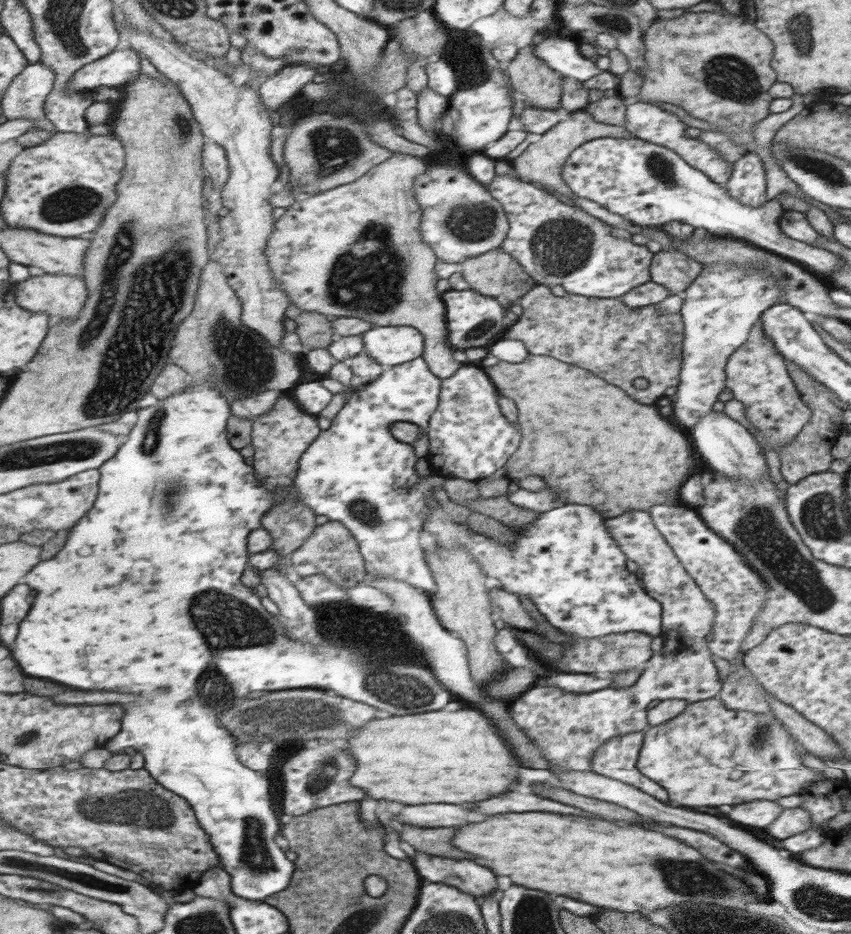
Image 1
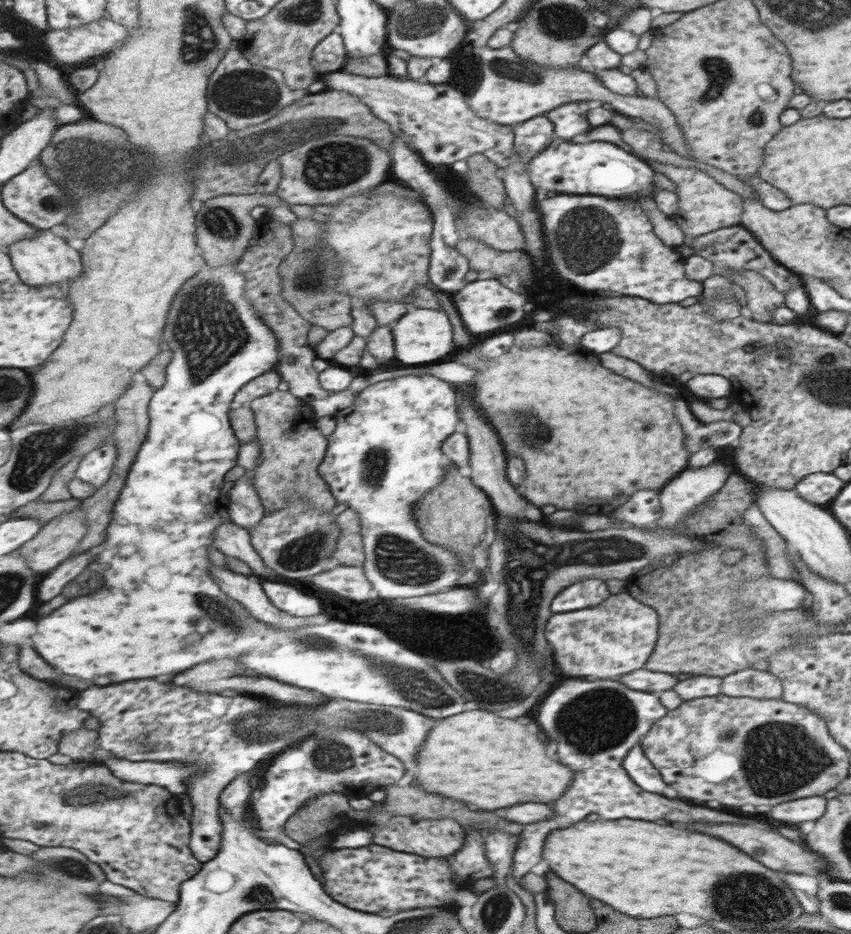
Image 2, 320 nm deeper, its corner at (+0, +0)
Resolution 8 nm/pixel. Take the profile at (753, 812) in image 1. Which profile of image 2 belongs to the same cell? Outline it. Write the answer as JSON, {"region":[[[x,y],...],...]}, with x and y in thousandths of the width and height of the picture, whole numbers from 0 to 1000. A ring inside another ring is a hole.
{"region":[[[966,852],[929,857],[911,862],[899,874],[915,880],[939,882],[948,878],[960,878],[971,869],[971,855]]]}

